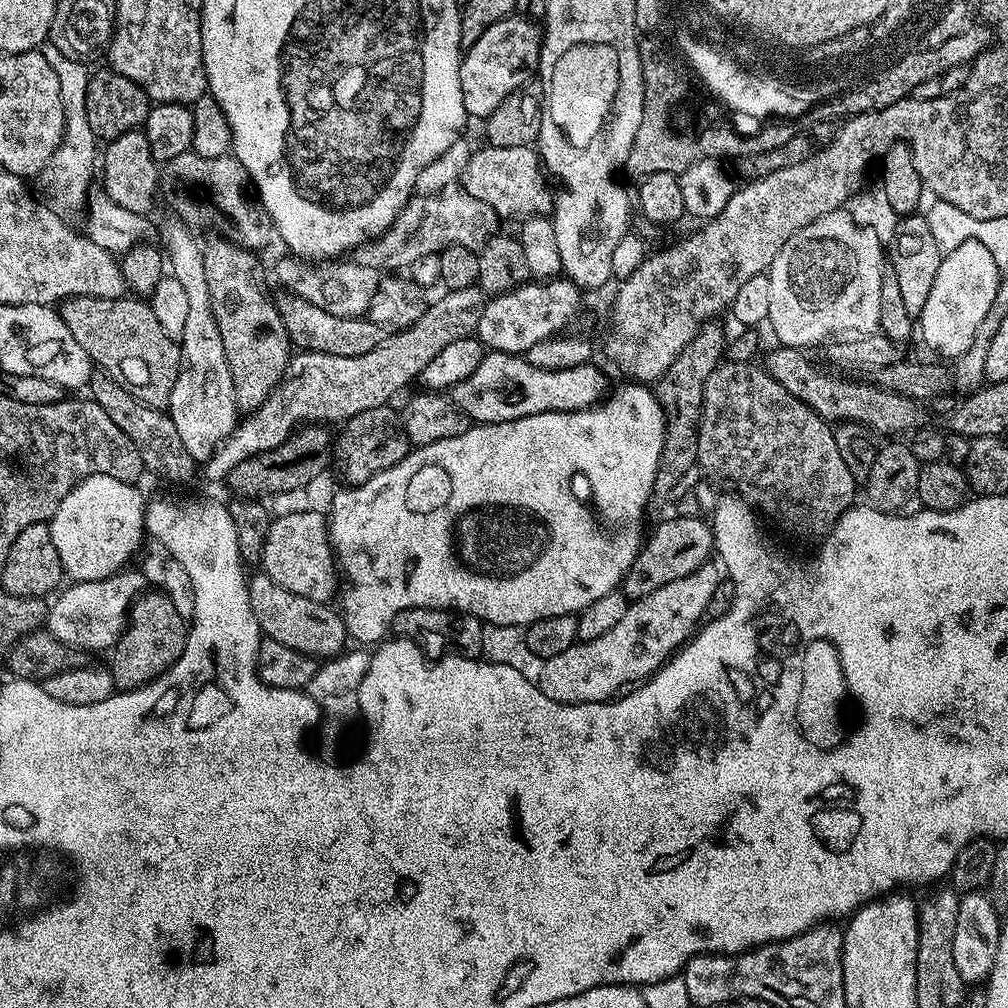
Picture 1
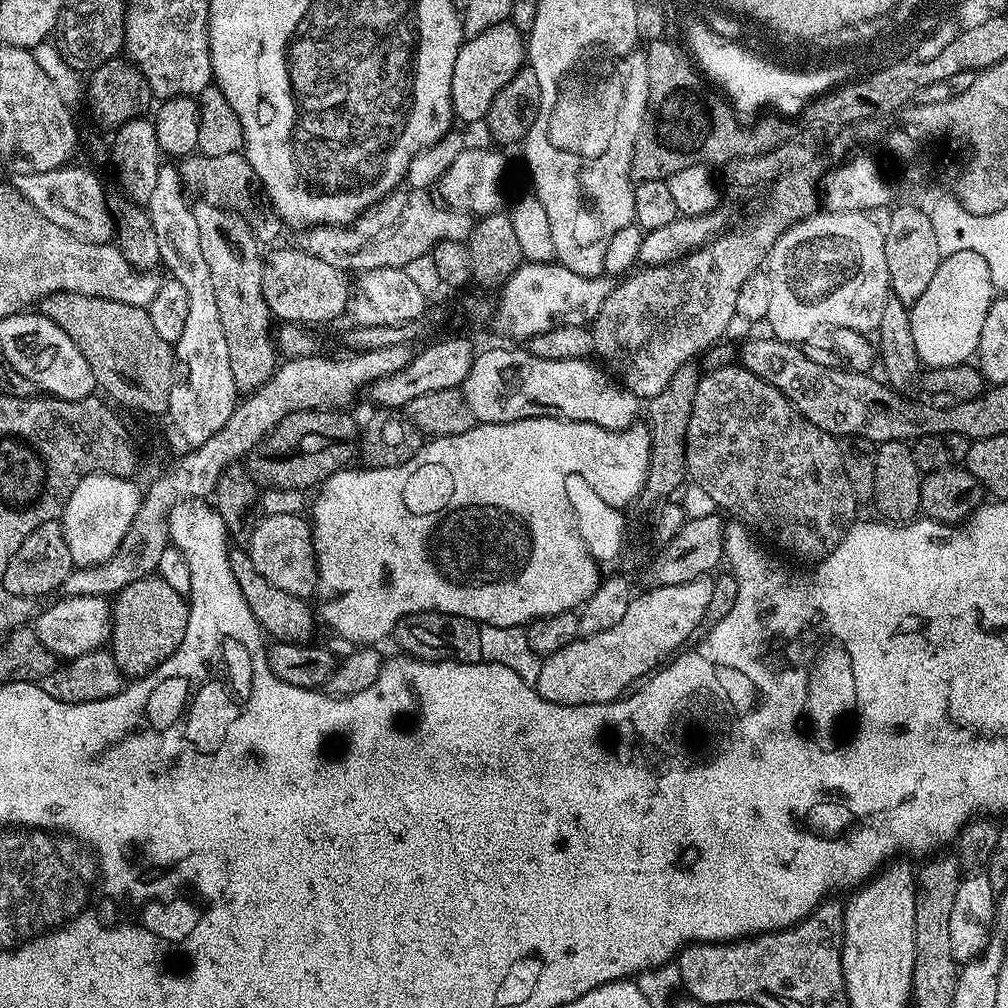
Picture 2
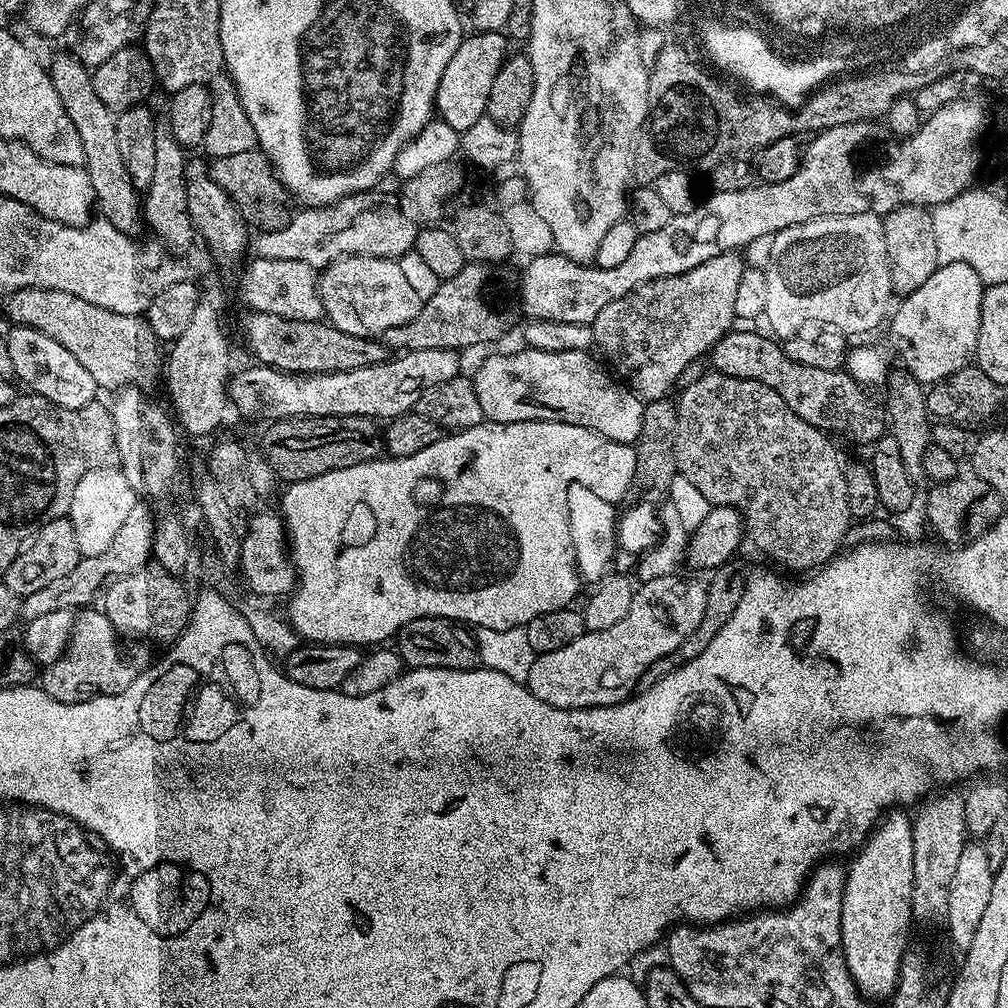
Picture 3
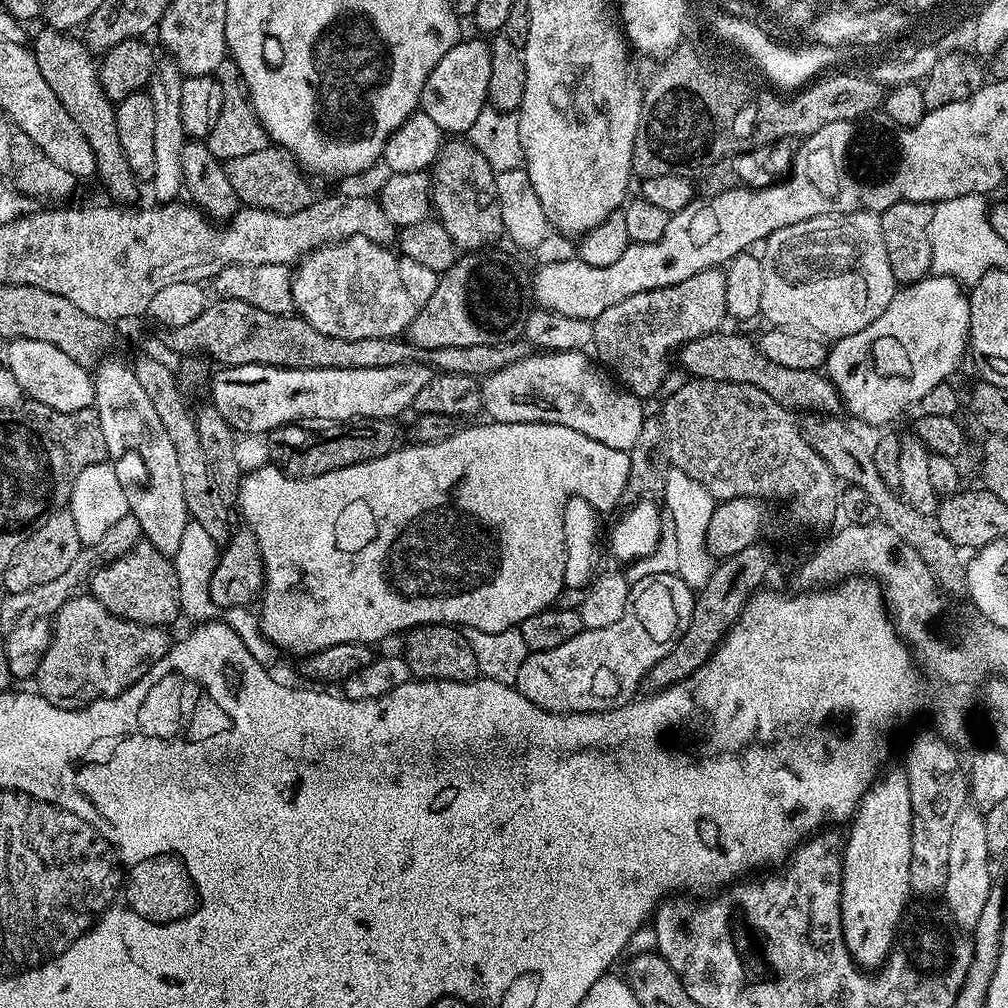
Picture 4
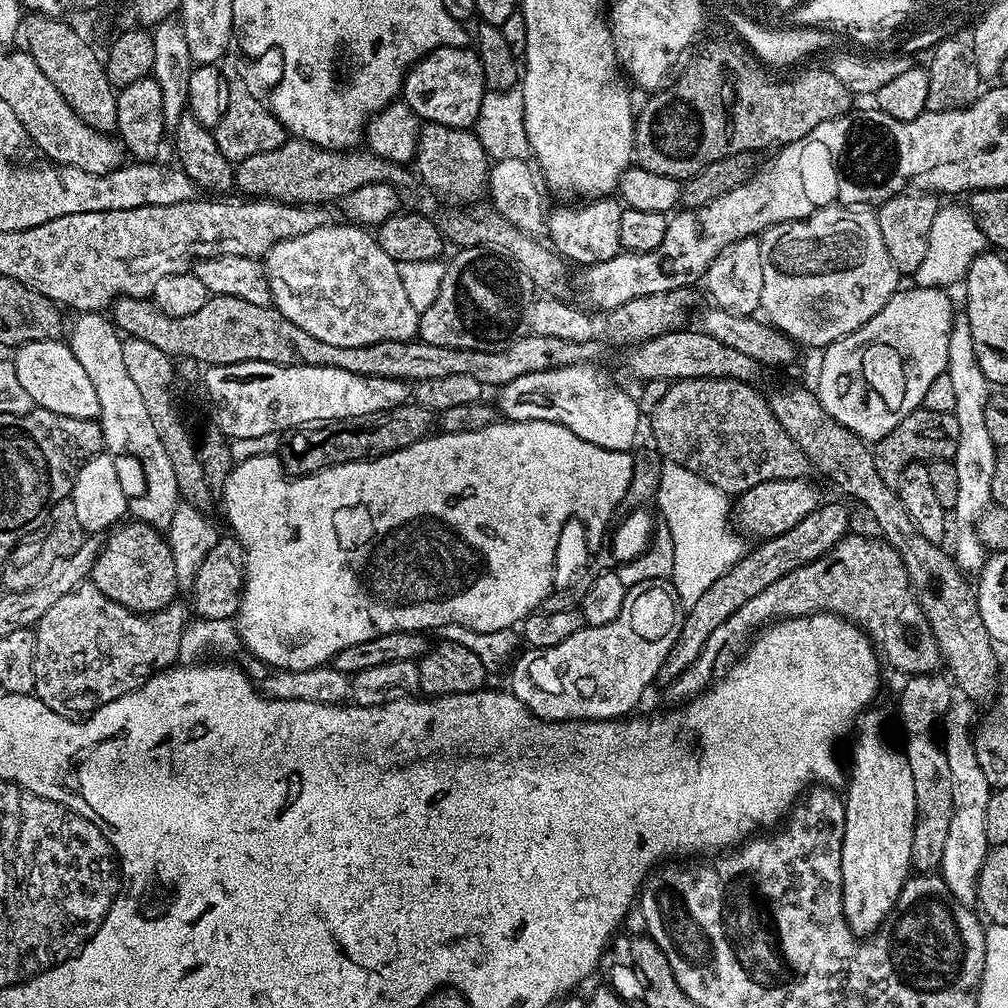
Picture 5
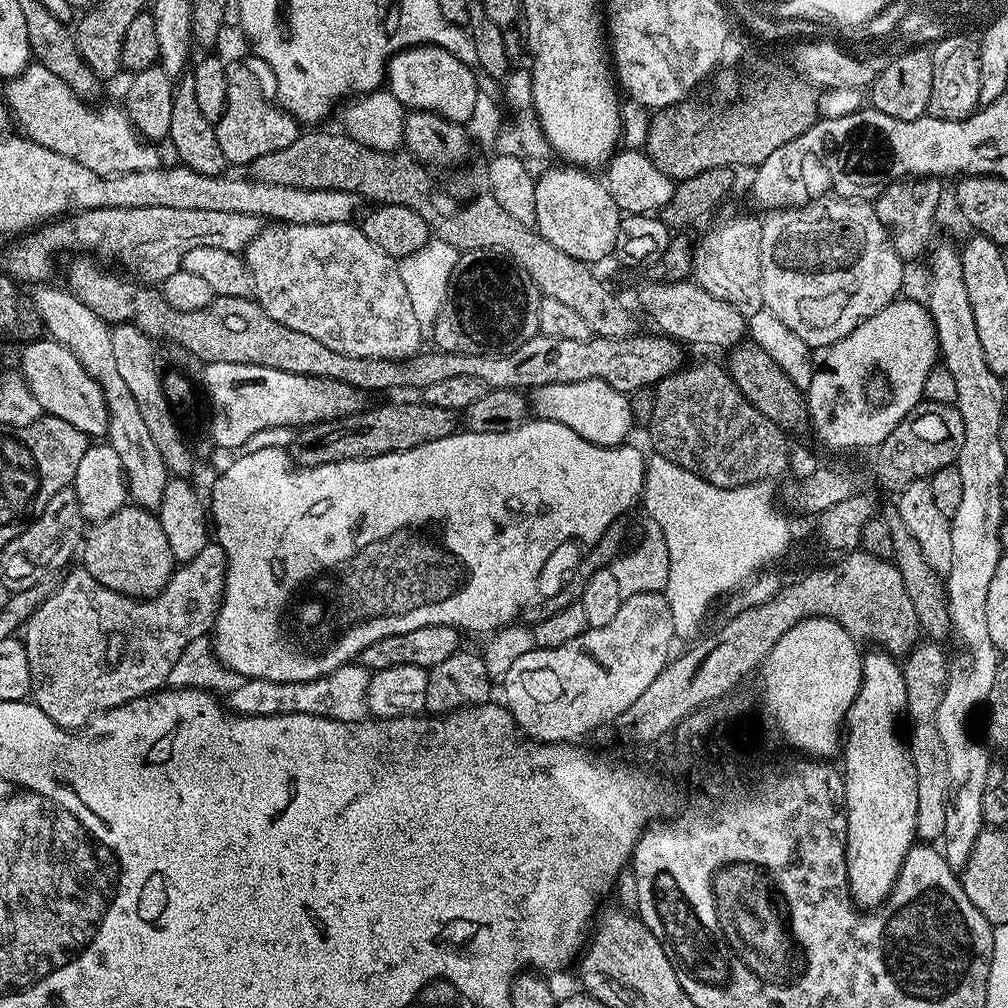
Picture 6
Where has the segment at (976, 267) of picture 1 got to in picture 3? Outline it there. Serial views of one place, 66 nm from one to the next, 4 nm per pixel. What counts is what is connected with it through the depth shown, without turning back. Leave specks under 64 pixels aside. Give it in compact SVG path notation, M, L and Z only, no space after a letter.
M952 262L941 264L934 270L934 274L930 274L930 278L926 278L926 282L922 282L922 286L918 286L918 290L903 297L899 301L900 305L895 305L890 316L892 336L896 339L896 348L900 351L901 358L904 359L903 367L908 375L919 380L921 385L931 386L947 381L949 376L962 370L964 365L973 359L978 342L978 322L982 314L984 289L980 275L969 264Z

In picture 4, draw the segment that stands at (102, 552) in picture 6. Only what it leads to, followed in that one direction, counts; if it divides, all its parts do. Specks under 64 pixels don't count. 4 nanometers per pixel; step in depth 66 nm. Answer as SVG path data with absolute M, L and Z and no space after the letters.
M147 542L136 543L124 556L96 569L90 579L90 595L110 614L135 624L168 626L181 615L178 575L173 561Z

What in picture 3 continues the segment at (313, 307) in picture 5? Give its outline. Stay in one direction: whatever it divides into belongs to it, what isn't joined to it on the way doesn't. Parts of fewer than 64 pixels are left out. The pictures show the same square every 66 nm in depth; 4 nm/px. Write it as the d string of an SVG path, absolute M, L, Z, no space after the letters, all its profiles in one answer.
M343 256L318 276L318 291L327 323L355 336L383 337L390 326L402 326L418 314L422 301L402 275L399 259Z

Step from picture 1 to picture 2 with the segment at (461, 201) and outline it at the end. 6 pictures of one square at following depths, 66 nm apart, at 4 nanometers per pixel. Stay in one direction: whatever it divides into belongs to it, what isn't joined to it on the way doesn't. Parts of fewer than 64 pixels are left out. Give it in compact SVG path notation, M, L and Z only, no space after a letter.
M424 190L404 191L391 192L351 224L326 224L303 229L299 233L298 247L314 258L322 258L322 262L330 262L330 266L341 270L353 268L353 273L359 274L375 268L403 269L412 259L429 255L438 242L467 241L474 223L467 211L441 206Z

